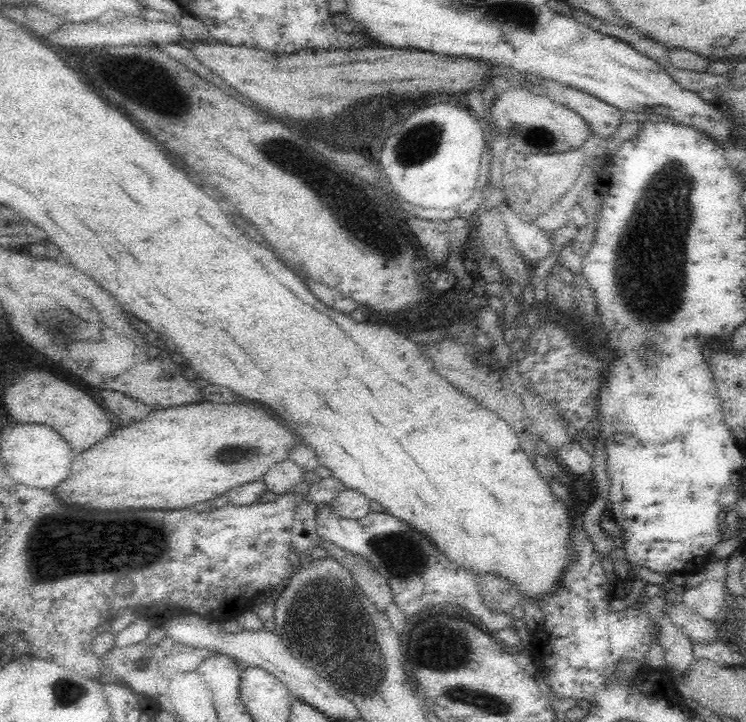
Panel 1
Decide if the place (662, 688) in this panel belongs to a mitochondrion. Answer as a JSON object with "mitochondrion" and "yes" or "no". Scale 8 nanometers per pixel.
{"mitochondrion":"no"}

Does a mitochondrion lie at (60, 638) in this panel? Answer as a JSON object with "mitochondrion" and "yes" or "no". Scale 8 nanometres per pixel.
{"mitochondrion":"no"}

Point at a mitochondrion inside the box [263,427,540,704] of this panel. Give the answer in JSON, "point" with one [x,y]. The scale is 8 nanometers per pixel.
{"point":[320,613]}

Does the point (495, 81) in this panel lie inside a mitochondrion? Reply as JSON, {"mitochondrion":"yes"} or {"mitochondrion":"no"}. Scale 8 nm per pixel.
{"mitochondrion":"no"}

